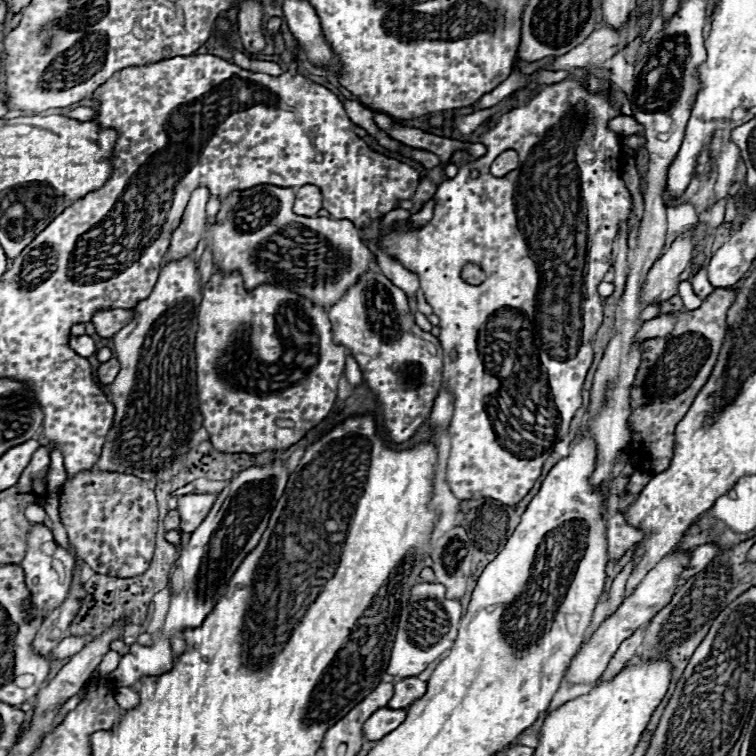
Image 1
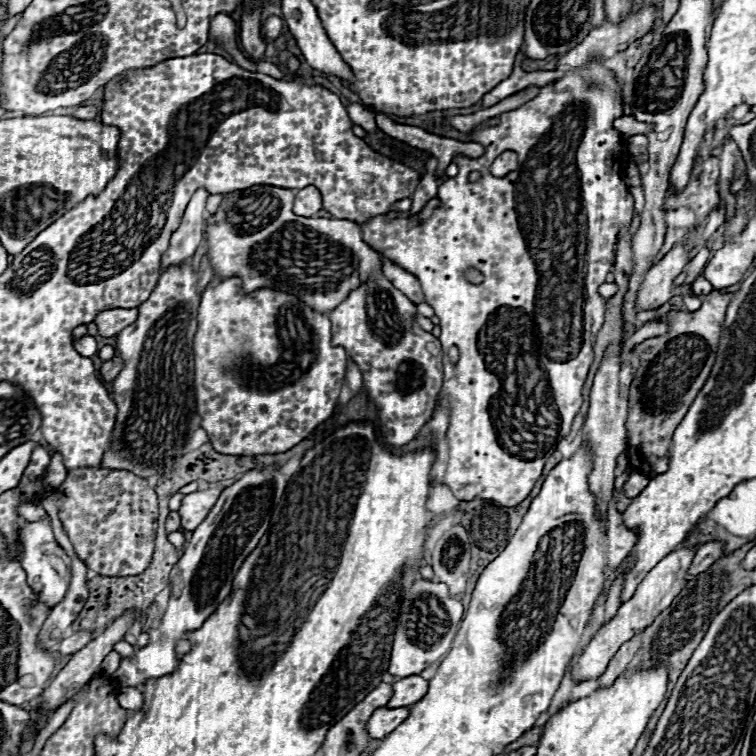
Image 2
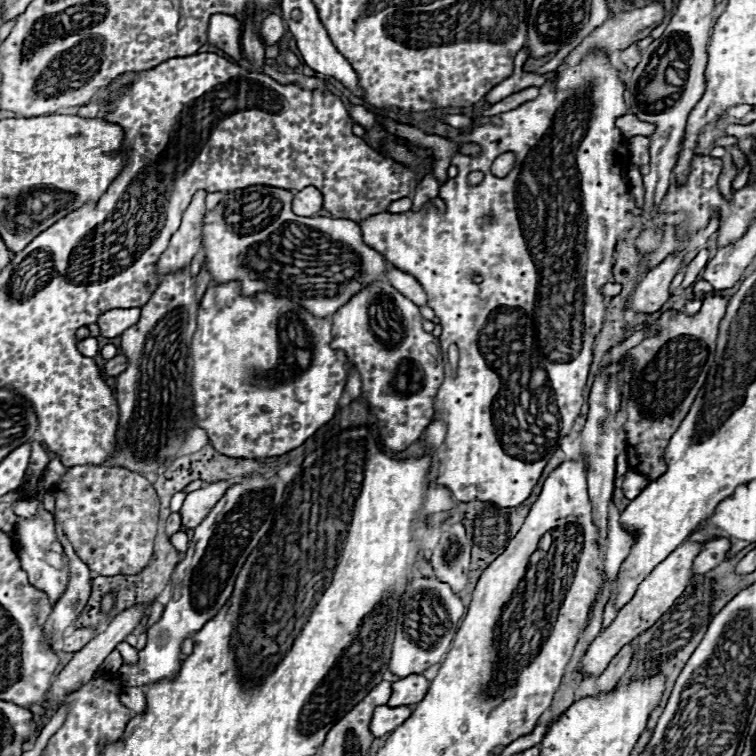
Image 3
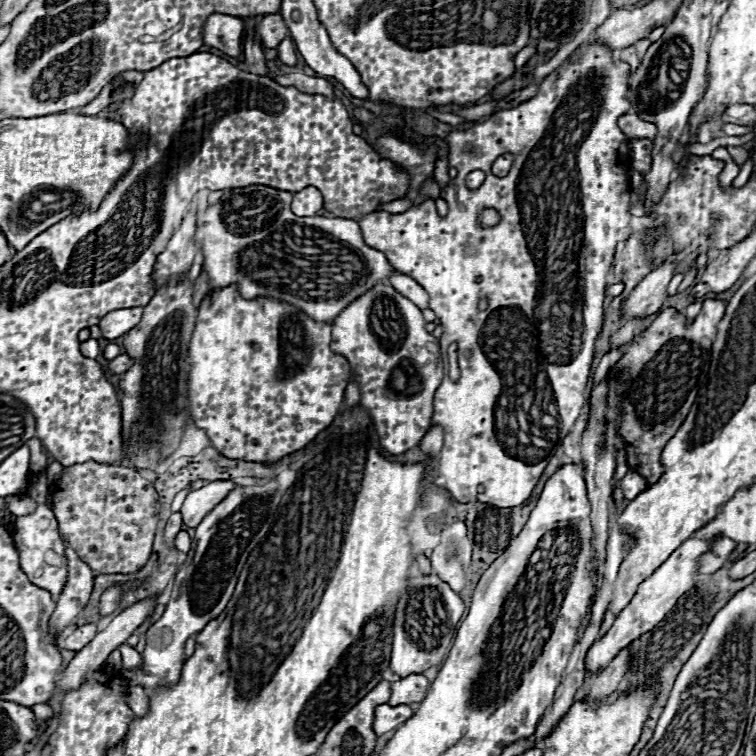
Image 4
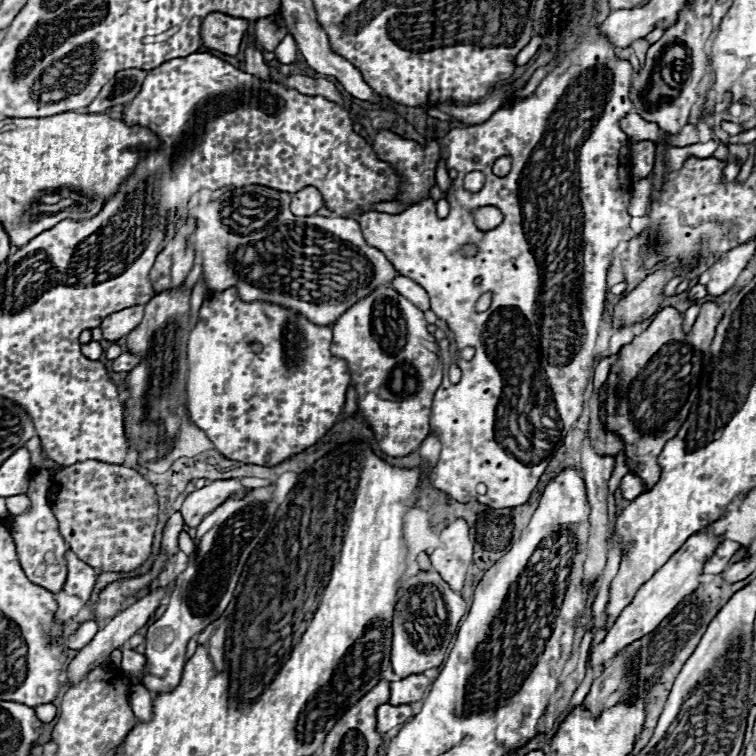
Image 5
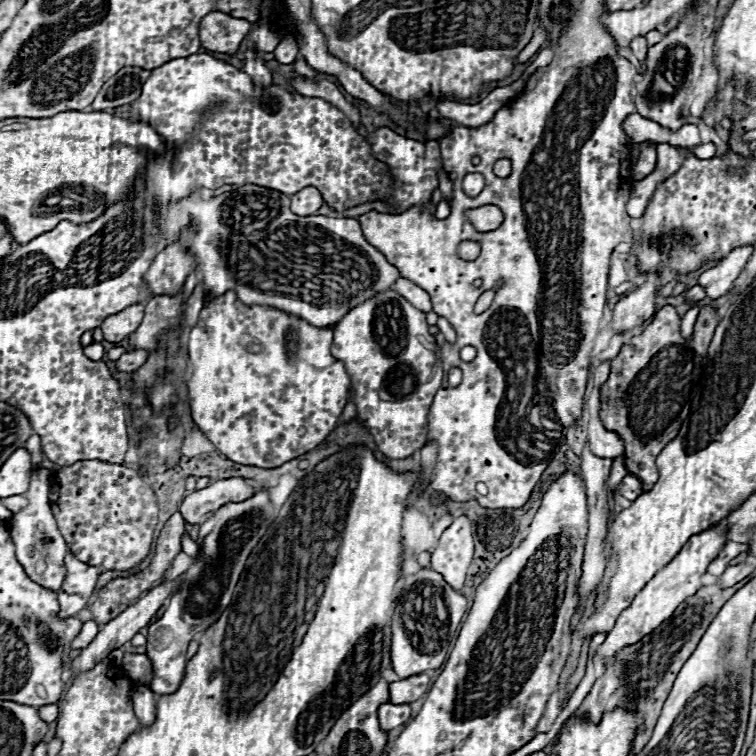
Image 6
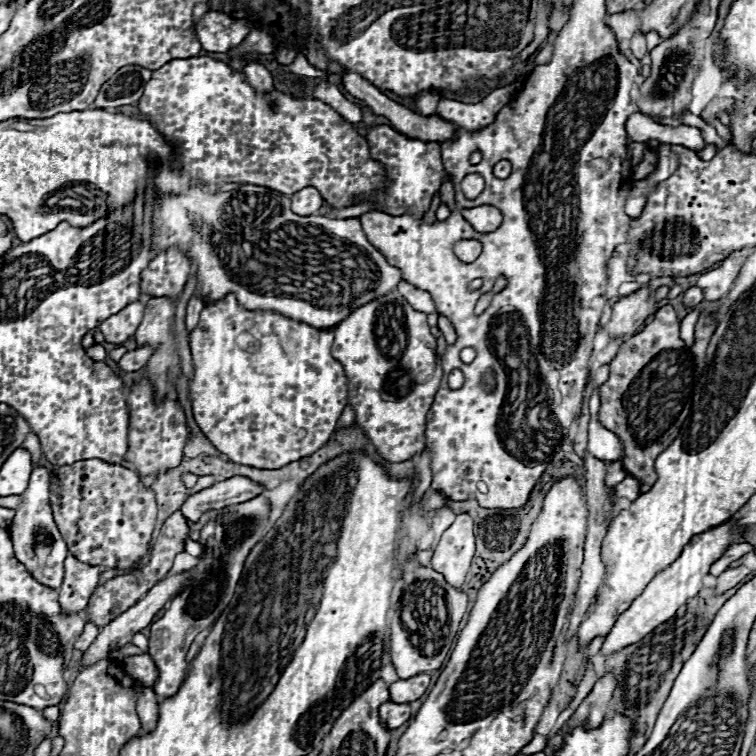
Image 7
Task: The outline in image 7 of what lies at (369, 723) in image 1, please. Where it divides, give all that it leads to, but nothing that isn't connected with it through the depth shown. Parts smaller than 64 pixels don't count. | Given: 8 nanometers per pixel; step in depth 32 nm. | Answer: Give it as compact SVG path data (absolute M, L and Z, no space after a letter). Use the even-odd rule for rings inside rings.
M392 700L384 702L380 706L380 720L388 726L388 728L398 728L402 726L408 718L410 718L410 704L396 704Z

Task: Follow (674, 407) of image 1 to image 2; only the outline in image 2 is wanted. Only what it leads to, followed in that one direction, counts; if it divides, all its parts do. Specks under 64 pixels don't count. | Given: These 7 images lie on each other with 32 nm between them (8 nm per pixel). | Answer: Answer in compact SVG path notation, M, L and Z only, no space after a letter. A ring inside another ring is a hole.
M714 290L708 296L704 296L702 308L696 312L668 312L662 316L662 320L668 322L670 326L668 332L664 336L648 338L634 348L634 352L640 358L640 366L634 376L634 384L630 390L630 406L628 406L628 462L632 470L648 478L656 478L658 474L666 472L668 446L672 442L672 434L676 426L680 424L680 420L686 416L692 400L704 386L710 374L710 368L716 360L716 348L718 348L718 340L722 332L720 326L724 322L724 314L726 314L730 300L732 300L732 294L722 294L720 290Z

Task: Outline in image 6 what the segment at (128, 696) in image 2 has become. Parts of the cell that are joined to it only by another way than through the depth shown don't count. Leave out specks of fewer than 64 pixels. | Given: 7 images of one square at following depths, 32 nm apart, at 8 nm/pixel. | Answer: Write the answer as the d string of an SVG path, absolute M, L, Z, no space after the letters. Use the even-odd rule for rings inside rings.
M138 684L134 688L134 710L136 710L136 716L142 726L154 724L154 720L156 720L156 700L154 698L156 698L156 694L148 686Z

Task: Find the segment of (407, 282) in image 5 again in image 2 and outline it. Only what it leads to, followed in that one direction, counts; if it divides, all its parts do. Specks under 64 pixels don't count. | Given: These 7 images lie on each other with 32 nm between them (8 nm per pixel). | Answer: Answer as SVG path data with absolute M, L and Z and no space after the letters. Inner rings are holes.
M382 258L382 264L384 264L384 276L396 286L400 288L400 292L404 292L414 304L422 304L424 302L424 292L420 288L420 282L416 280L416 276L412 276L410 272L402 270L400 266L396 266L394 262Z

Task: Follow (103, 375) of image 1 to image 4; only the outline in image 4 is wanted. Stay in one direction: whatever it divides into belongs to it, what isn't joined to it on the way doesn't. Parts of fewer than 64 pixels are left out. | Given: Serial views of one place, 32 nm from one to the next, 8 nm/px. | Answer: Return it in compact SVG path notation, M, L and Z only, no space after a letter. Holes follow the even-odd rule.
M120 354L120 356L116 356L114 360L110 360L110 372L112 374L122 374L122 372L126 372L130 366L134 364L134 360L128 356L128 354Z

